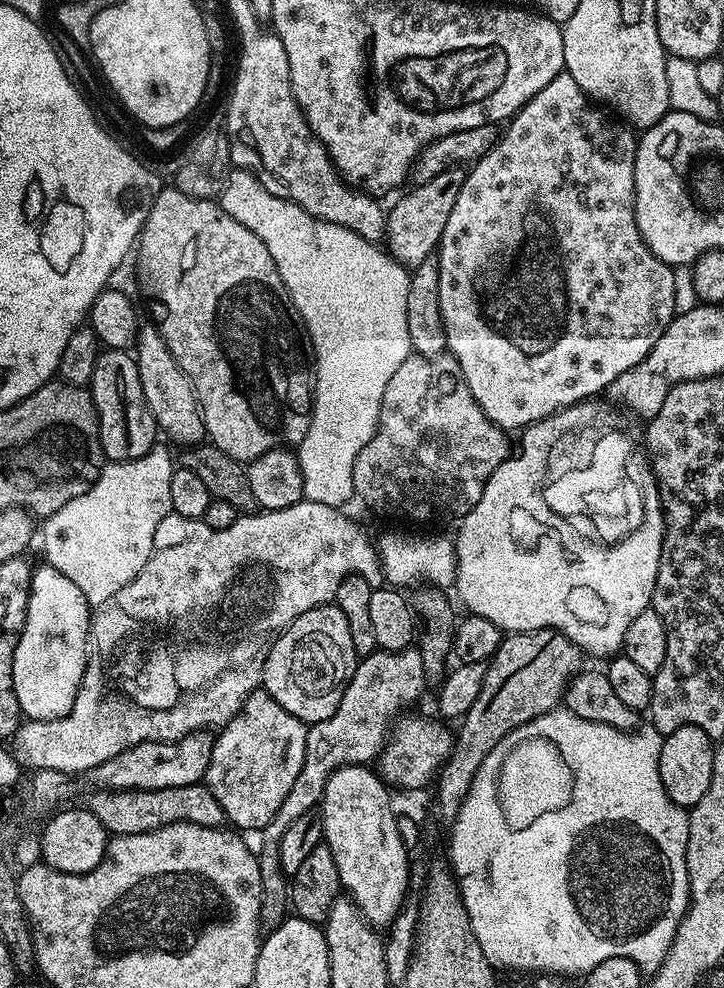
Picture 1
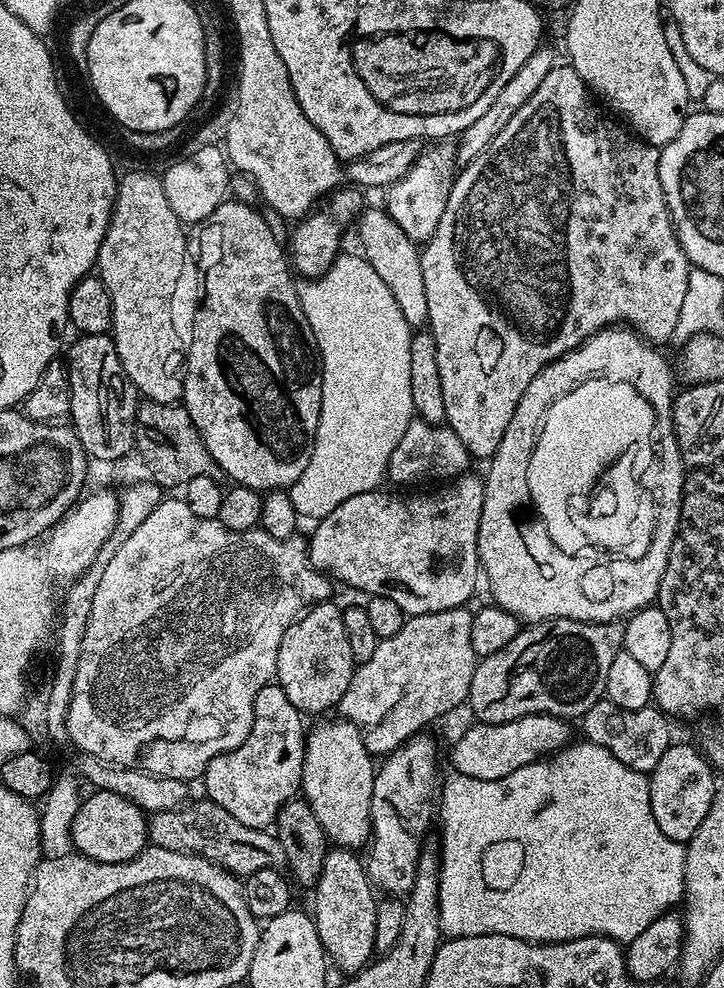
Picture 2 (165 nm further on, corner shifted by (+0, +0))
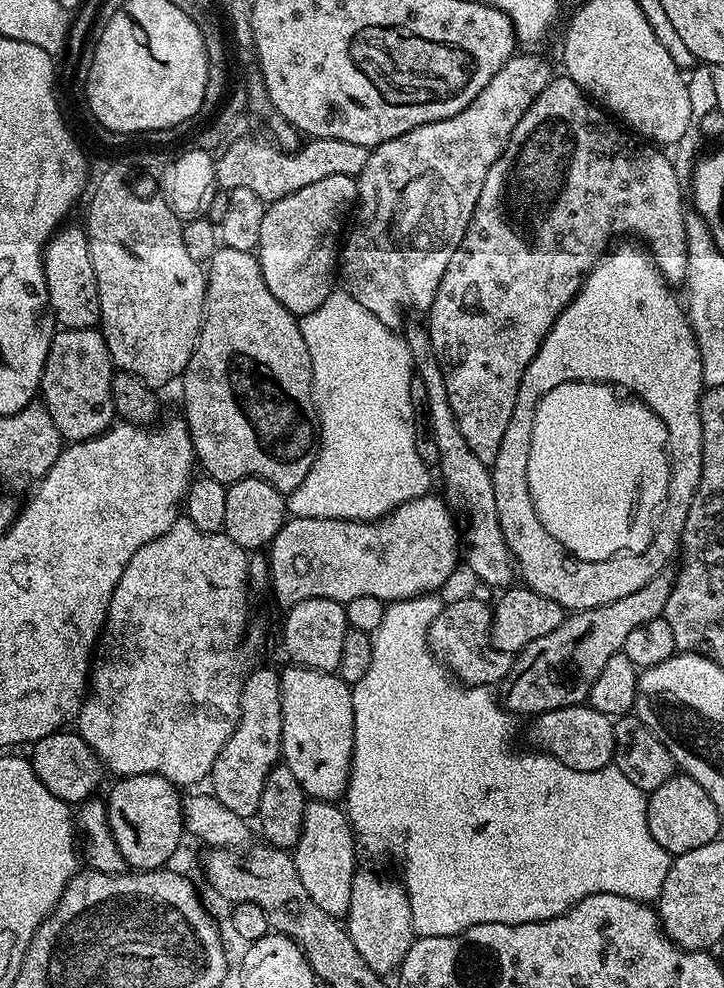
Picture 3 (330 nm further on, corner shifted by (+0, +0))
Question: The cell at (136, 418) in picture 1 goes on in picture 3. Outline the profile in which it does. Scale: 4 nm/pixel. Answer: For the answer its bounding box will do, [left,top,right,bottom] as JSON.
[38,327,117,441]

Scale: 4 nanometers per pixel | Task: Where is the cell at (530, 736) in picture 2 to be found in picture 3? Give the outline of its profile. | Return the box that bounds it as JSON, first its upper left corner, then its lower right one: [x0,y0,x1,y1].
[531,703,616,772]

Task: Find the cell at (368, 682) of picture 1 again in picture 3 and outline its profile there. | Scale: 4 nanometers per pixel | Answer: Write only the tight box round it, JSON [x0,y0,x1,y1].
[428,596,514,686]

